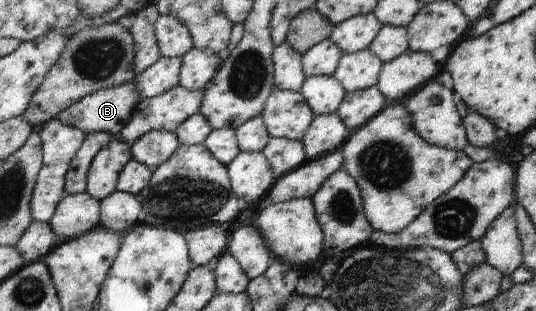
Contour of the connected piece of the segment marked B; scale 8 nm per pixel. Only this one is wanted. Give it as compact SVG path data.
M130 81L130 83L118 85L118 87L104 88L83 97L74 105L60 111L55 119L58 119L64 125L77 127L85 134L104 132L110 133L110 135L119 135L130 121L136 103L140 103L140 95L138 95L138 89L135 89L135 81Z

